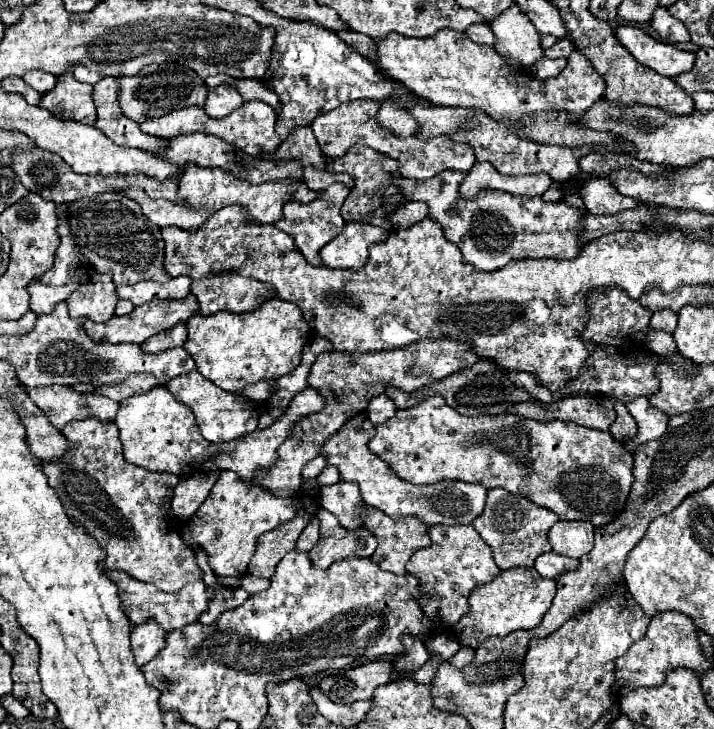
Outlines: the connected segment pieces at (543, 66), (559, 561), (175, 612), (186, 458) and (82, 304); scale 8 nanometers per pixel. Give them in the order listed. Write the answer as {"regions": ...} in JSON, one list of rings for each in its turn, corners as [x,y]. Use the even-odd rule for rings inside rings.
{"regions":[[[[542,58],[540,62],[536,62],[536,66],[532,66],[532,72],[536,78],[544,80],[544,78],[550,78],[550,76],[556,76],[560,74],[564,68],[566,68],[566,58],[556,58],[556,60],[548,60],[548,58]]],[[[548,552],[548,554],[542,554],[534,568],[538,570],[538,574],[542,574],[544,578],[560,578],[560,574],[564,574],[566,570],[578,570],[580,566],[580,560],[576,558],[568,558],[568,556],[560,556],[556,552]]],[[[116,570],[116,572],[106,572],[112,580],[116,580],[118,584],[118,594],[120,594],[120,600],[122,600],[122,610],[124,614],[130,618],[132,624],[138,624],[138,622],[144,622],[146,618],[154,618],[166,632],[170,630],[176,630],[176,628],[182,628],[186,624],[192,624],[196,622],[210,606],[210,596],[208,596],[208,586],[198,580],[198,582],[192,582],[192,584],[186,584],[182,590],[178,592],[164,592],[164,590],[158,590],[156,586],[150,586],[146,582],[140,582],[140,580],[134,580],[130,578],[128,574]]],[[[156,386],[148,392],[134,394],[122,400],[120,410],[116,414],[116,426],[124,448],[124,458],[134,466],[142,466],[146,470],[156,470],[156,472],[172,472],[176,476],[186,476],[200,470],[202,472],[232,470],[240,476],[240,480],[252,484],[258,472],[268,472],[276,464],[278,446],[292,436],[292,428],[296,426],[296,422],[300,422],[300,418],[306,418],[308,414],[320,412],[322,408],[324,408],[324,396],[320,396],[320,392],[308,386],[290,400],[290,406],[272,426],[254,430],[252,434],[246,434],[230,442],[212,444],[202,438],[194,414],[188,412],[186,406],[180,404],[164,386]]],[[[90,272],[76,292],[66,300],[72,318],[88,318],[94,322],[106,322],[114,316],[118,296],[114,294],[114,282],[110,274]]]]}

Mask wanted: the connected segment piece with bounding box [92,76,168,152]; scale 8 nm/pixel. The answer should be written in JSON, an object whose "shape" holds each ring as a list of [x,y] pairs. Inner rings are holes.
{"shape":[[[114,76],[102,78],[98,84],[94,84],[94,104],[98,110],[96,126],[102,130],[114,144],[118,146],[130,146],[140,148],[146,152],[160,152],[168,148],[166,138],[144,134],[134,120],[128,120],[118,104],[118,80]]]}

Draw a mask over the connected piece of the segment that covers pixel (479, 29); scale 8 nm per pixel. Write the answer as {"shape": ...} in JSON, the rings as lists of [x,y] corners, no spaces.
{"shape":[[[478,22],[478,24],[472,24],[468,30],[466,30],[466,36],[476,42],[476,44],[494,44],[494,34],[490,30],[490,26],[486,22]]]}

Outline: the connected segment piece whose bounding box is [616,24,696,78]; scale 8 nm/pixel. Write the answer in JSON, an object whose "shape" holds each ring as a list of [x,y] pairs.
{"shape":[[[632,24],[620,26],[616,30],[616,38],[640,64],[668,78],[676,78],[678,74],[692,70],[692,64],[696,60],[694,52],[678,50],[674,44],[654,40],[652,36],[648,36]]]}

